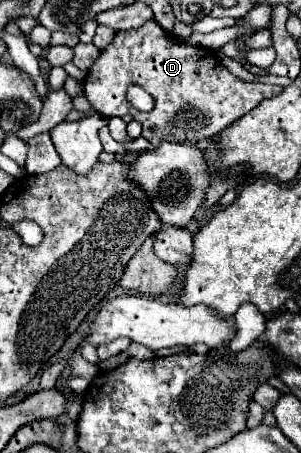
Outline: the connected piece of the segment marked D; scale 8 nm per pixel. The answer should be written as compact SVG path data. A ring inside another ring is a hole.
M153 20L145 22L139 30L119 30L113 42L101 50L101 56L87 70L83 88L87 100L103 118L131 114L137 122L141 122L143 138L147 138L153 146L159 146L161 140L197 144L213 138L225 126L259 106L261 100L283 90L281 86L235 78L223 66L215 50L189 46L159 28ZM131 84L143 86L143 90L153 96L155 108L151 112L139 112L129 104L127 86Z

